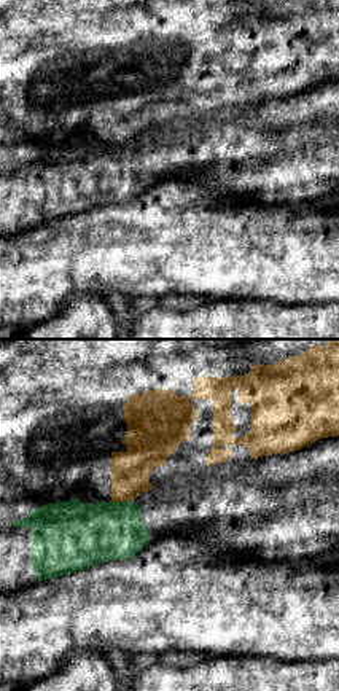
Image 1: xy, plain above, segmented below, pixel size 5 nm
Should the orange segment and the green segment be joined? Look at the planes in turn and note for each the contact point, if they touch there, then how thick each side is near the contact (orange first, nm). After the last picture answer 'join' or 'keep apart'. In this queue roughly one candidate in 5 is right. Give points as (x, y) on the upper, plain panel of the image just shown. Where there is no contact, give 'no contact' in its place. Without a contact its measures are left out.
contact (123, 144); calibres 200 and 320 nm

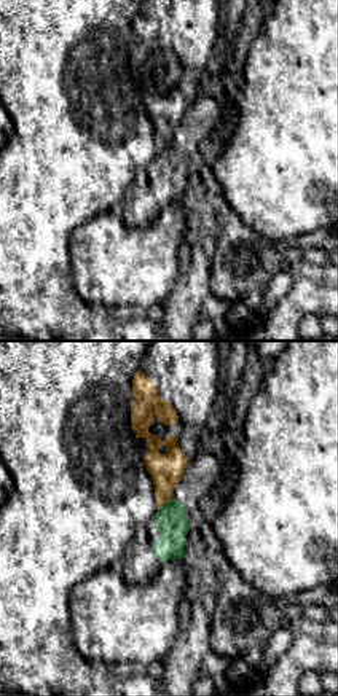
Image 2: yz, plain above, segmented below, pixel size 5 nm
contact (166, 145); calibres 170 and 160 nm

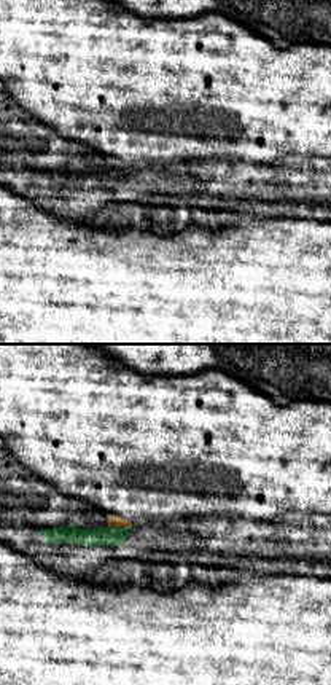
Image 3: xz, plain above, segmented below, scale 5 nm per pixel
contact (120, 169); calibres 60 and 100 nm

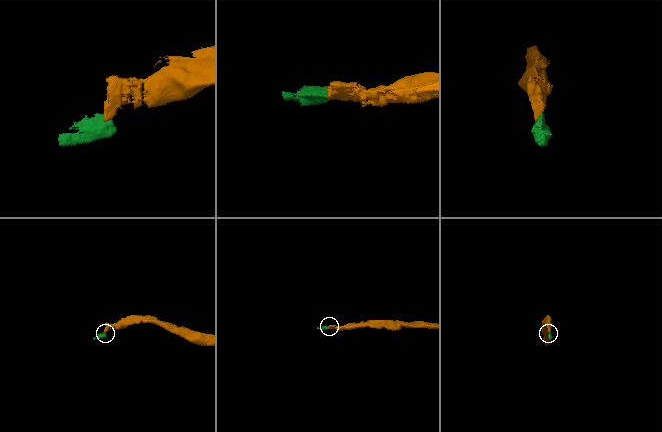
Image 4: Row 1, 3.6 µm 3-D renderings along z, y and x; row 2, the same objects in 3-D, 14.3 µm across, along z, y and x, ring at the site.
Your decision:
keep apart

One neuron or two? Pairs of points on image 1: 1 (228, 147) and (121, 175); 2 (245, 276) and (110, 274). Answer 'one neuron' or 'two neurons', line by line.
1: one neuron
2: one neuron

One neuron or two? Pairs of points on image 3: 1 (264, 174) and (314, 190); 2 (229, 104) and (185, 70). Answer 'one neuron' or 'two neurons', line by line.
1: one neuron
2: one neuron

